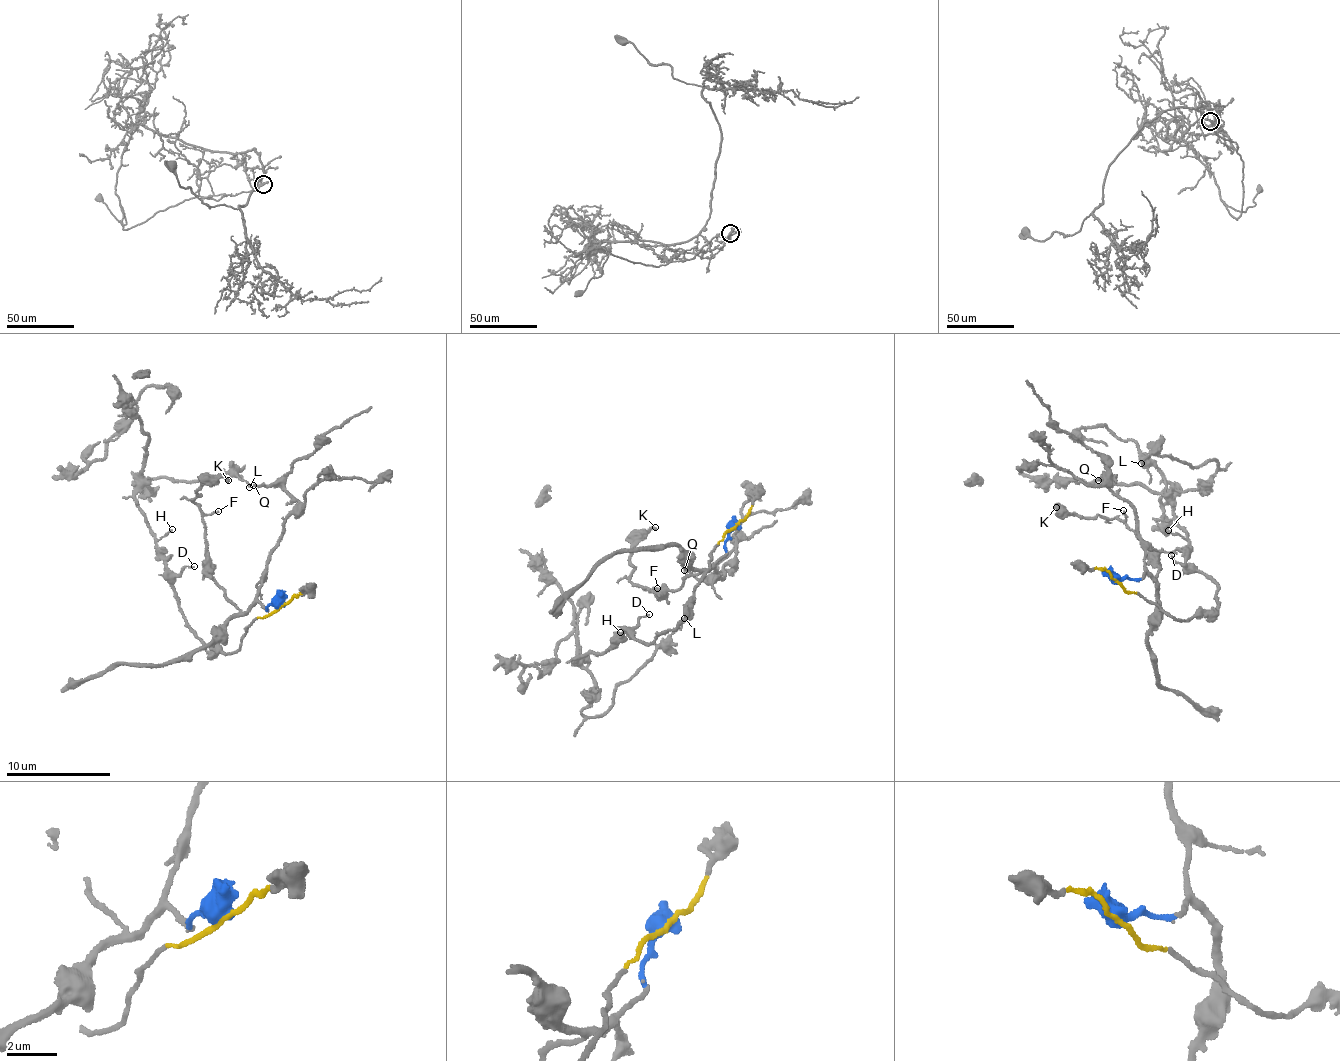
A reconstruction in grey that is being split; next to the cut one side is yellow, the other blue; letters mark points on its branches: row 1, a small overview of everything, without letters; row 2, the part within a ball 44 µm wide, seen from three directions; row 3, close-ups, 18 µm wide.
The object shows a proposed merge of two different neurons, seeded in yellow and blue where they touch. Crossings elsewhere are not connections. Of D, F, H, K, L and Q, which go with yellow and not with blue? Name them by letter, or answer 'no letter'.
D, H, L

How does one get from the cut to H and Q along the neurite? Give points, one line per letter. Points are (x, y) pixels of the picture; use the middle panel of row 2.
H: (737, 524), (717, 547), (693, 592), (692, 607), (680, 620), (651, 644), (622, 632), (610, 648), (619, 632)
Q: (735, 523), (712, 568), (718, 580), (725, 577), (723, 566), (730, 570), (711, 582), (683, 570)

